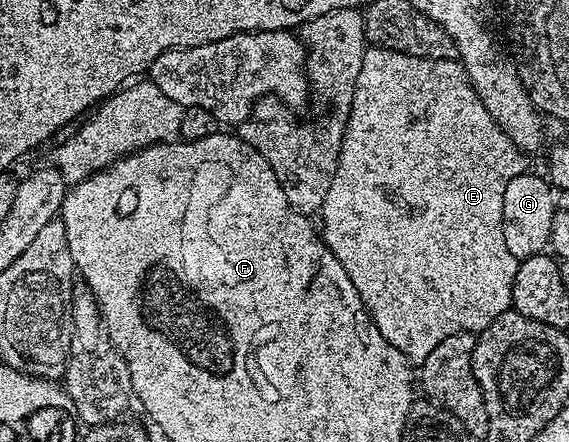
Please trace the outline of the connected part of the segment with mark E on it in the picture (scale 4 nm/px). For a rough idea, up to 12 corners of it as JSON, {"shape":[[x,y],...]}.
{"shape":[[368,46],[321,208],[422,361],[512,310],[528,170],[454,58]]}

